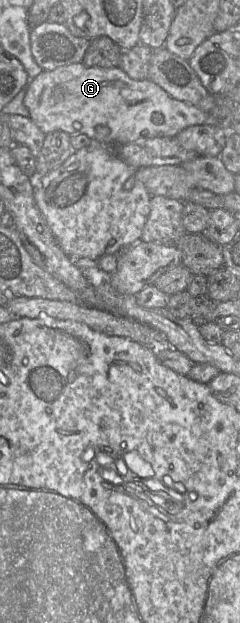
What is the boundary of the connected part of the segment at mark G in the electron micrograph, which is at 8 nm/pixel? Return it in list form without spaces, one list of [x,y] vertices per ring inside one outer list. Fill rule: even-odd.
[[[73,63],[51,71],[42,70],[27,84],[23,103],[29,111],[29,118],[45,135],[54,131],[63,131],[70,136],[85,134],[93,142],[100,142],[112,148],[139,139],[174,137],[193,125],[219,126],[219,119],[213,115],[192,104],[174,99],[153,81],[131,79],[120,67],[87,67],[83,63]]]

